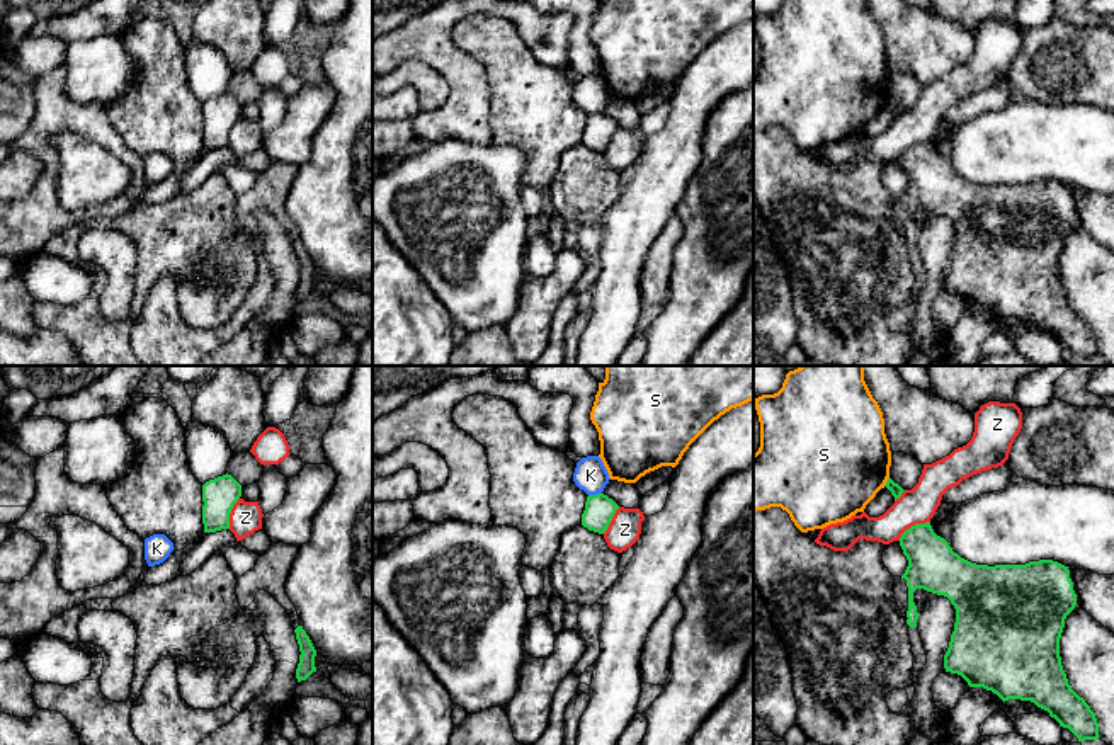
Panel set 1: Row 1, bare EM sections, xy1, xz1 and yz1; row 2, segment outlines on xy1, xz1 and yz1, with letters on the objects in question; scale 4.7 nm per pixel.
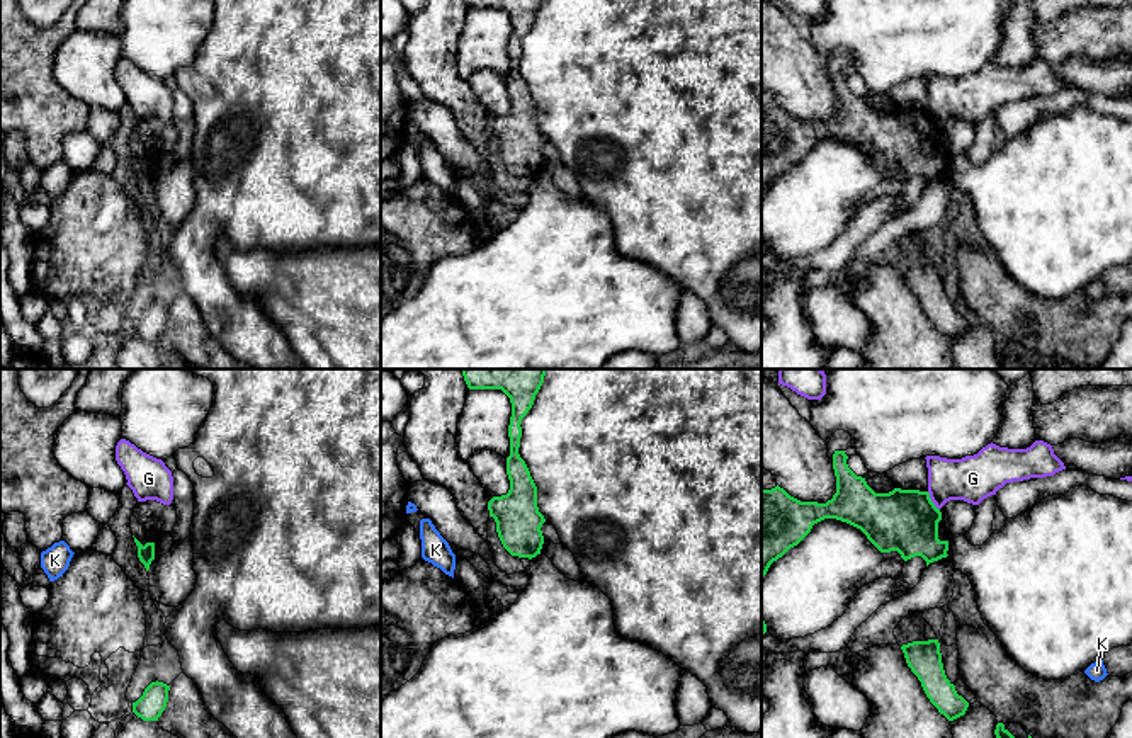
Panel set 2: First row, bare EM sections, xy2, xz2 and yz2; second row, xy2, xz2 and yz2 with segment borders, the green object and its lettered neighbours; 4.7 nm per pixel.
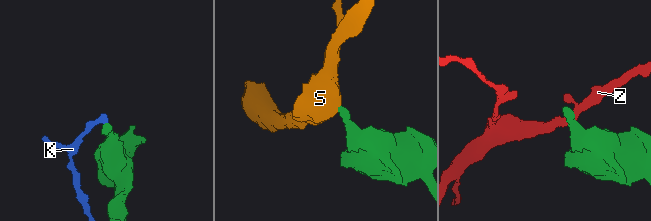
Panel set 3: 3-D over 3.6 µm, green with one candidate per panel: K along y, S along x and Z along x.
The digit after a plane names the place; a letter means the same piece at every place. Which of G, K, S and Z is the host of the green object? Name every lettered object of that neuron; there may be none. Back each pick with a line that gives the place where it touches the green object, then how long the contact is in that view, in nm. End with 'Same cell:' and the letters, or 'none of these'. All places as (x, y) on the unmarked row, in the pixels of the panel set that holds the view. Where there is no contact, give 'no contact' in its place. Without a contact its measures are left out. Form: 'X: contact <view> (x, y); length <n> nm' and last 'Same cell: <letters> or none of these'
Same cell: none of these

